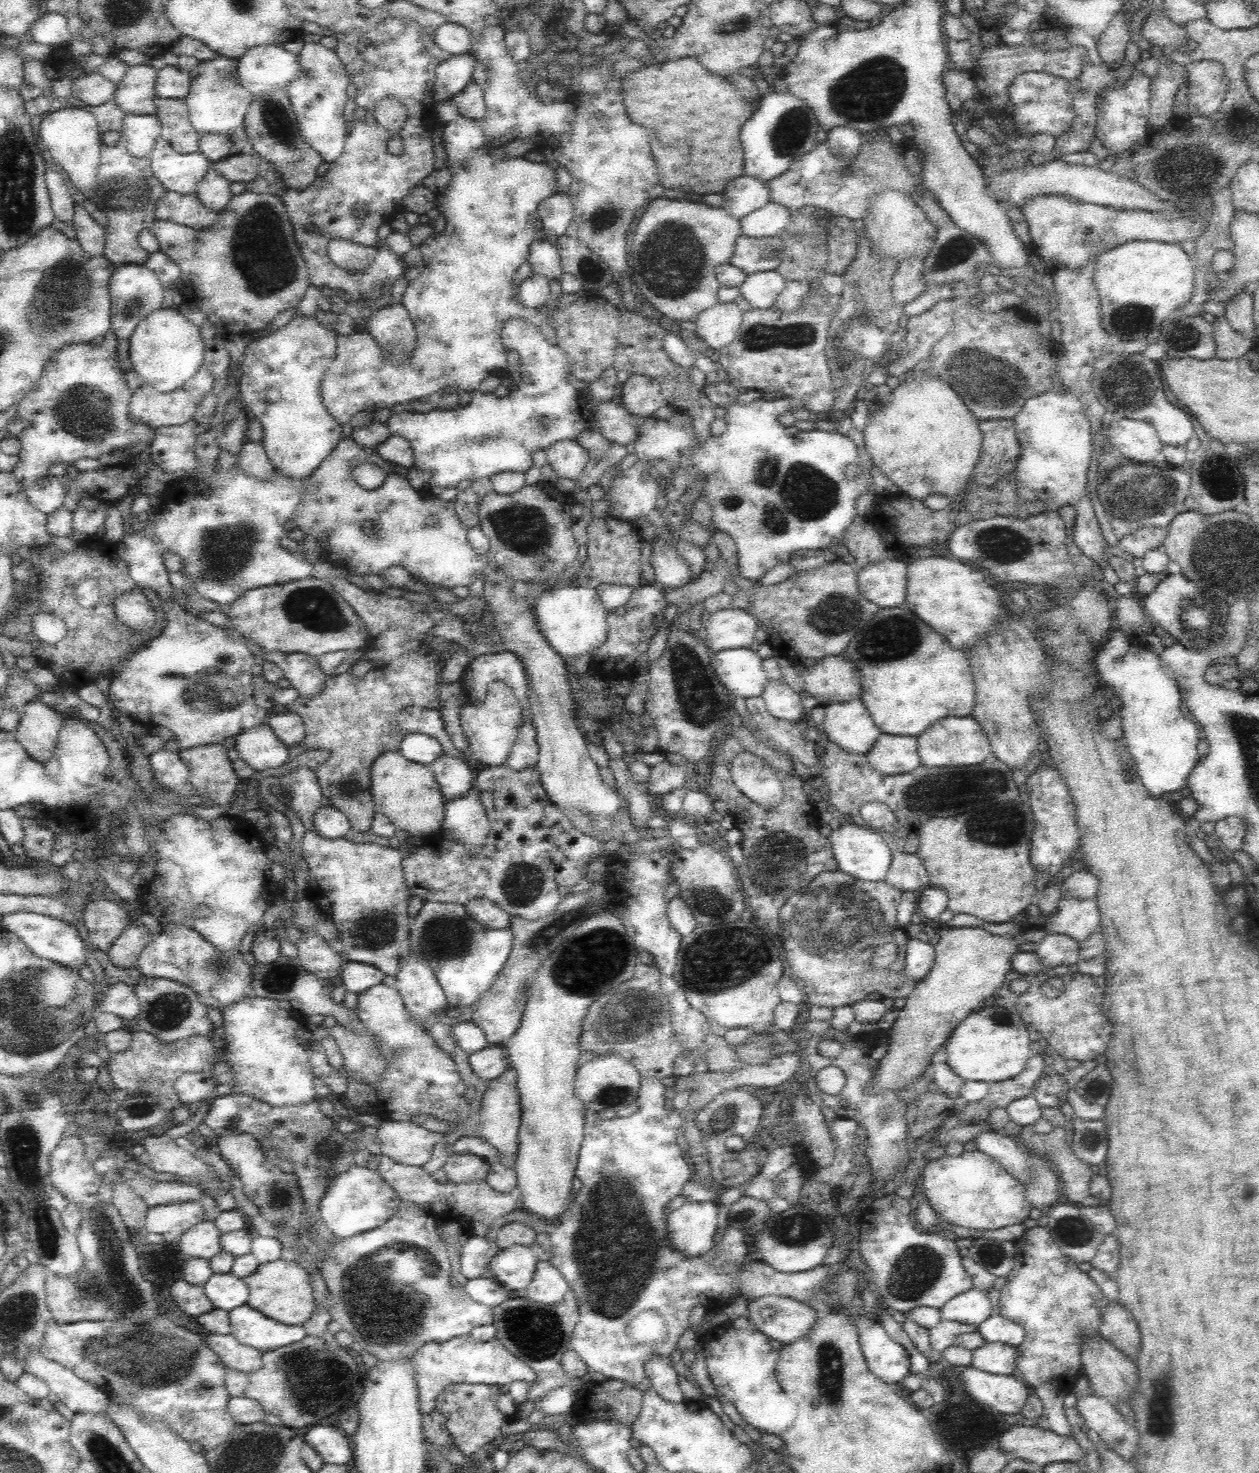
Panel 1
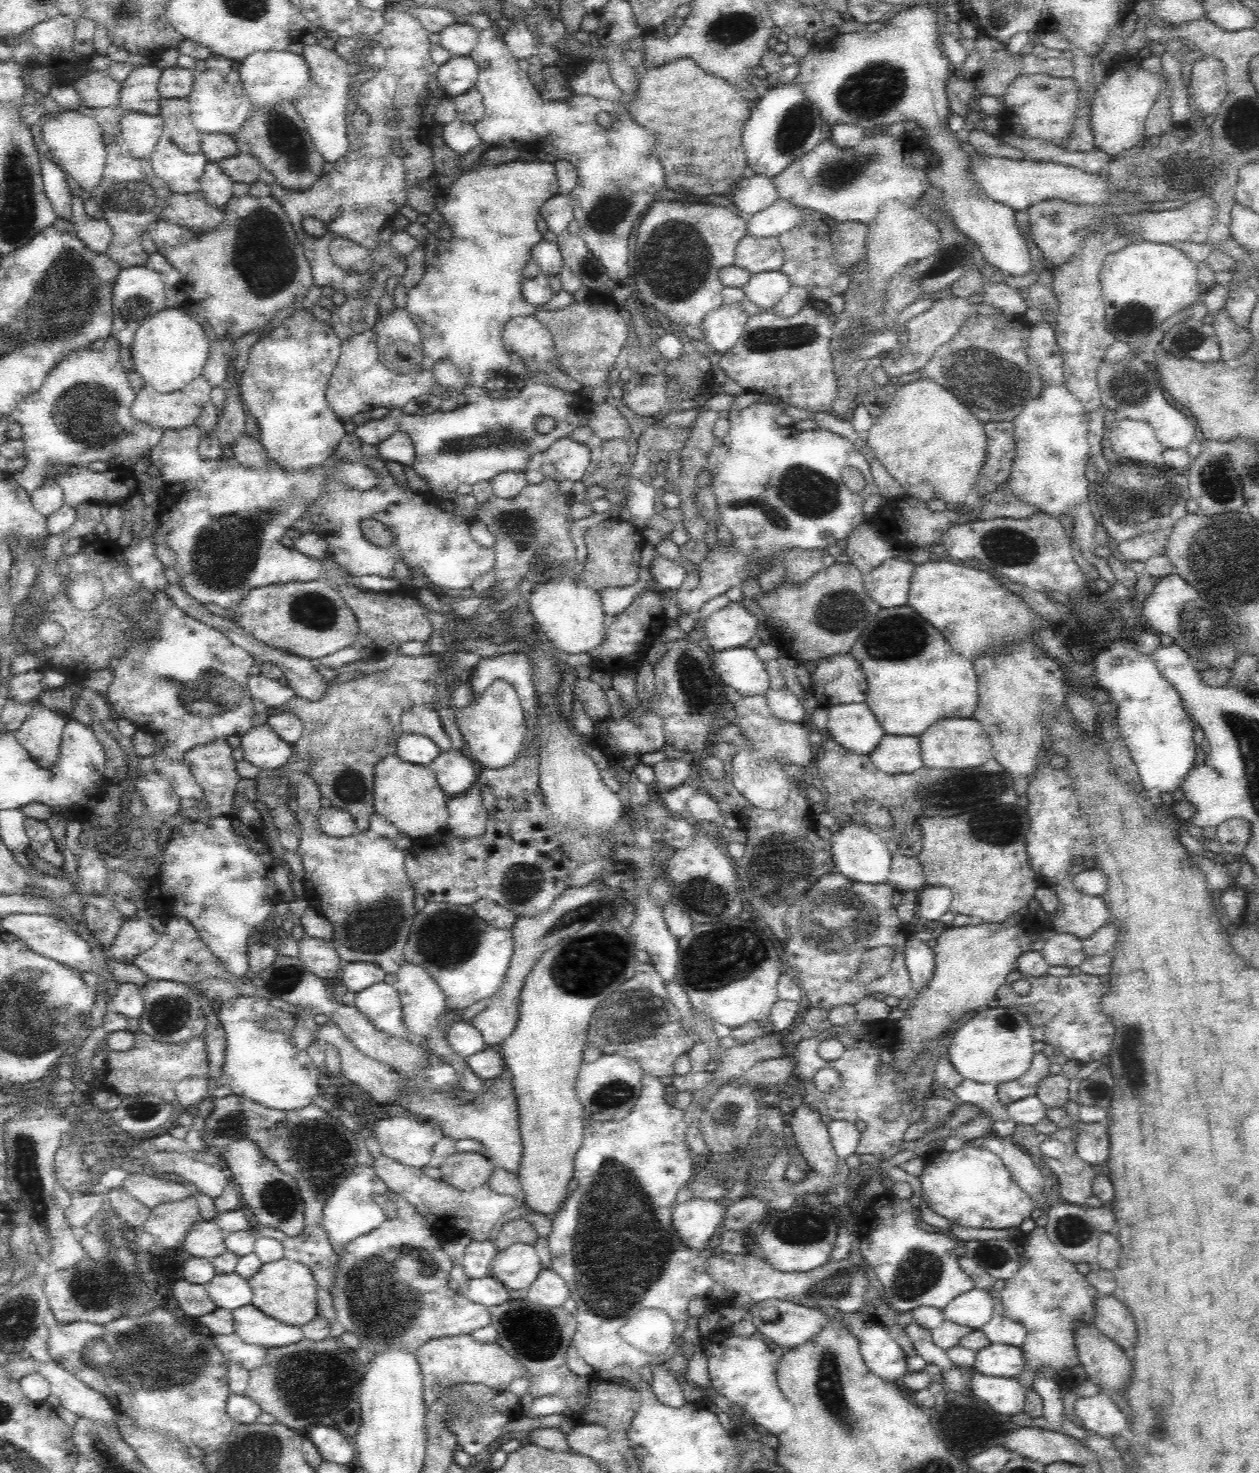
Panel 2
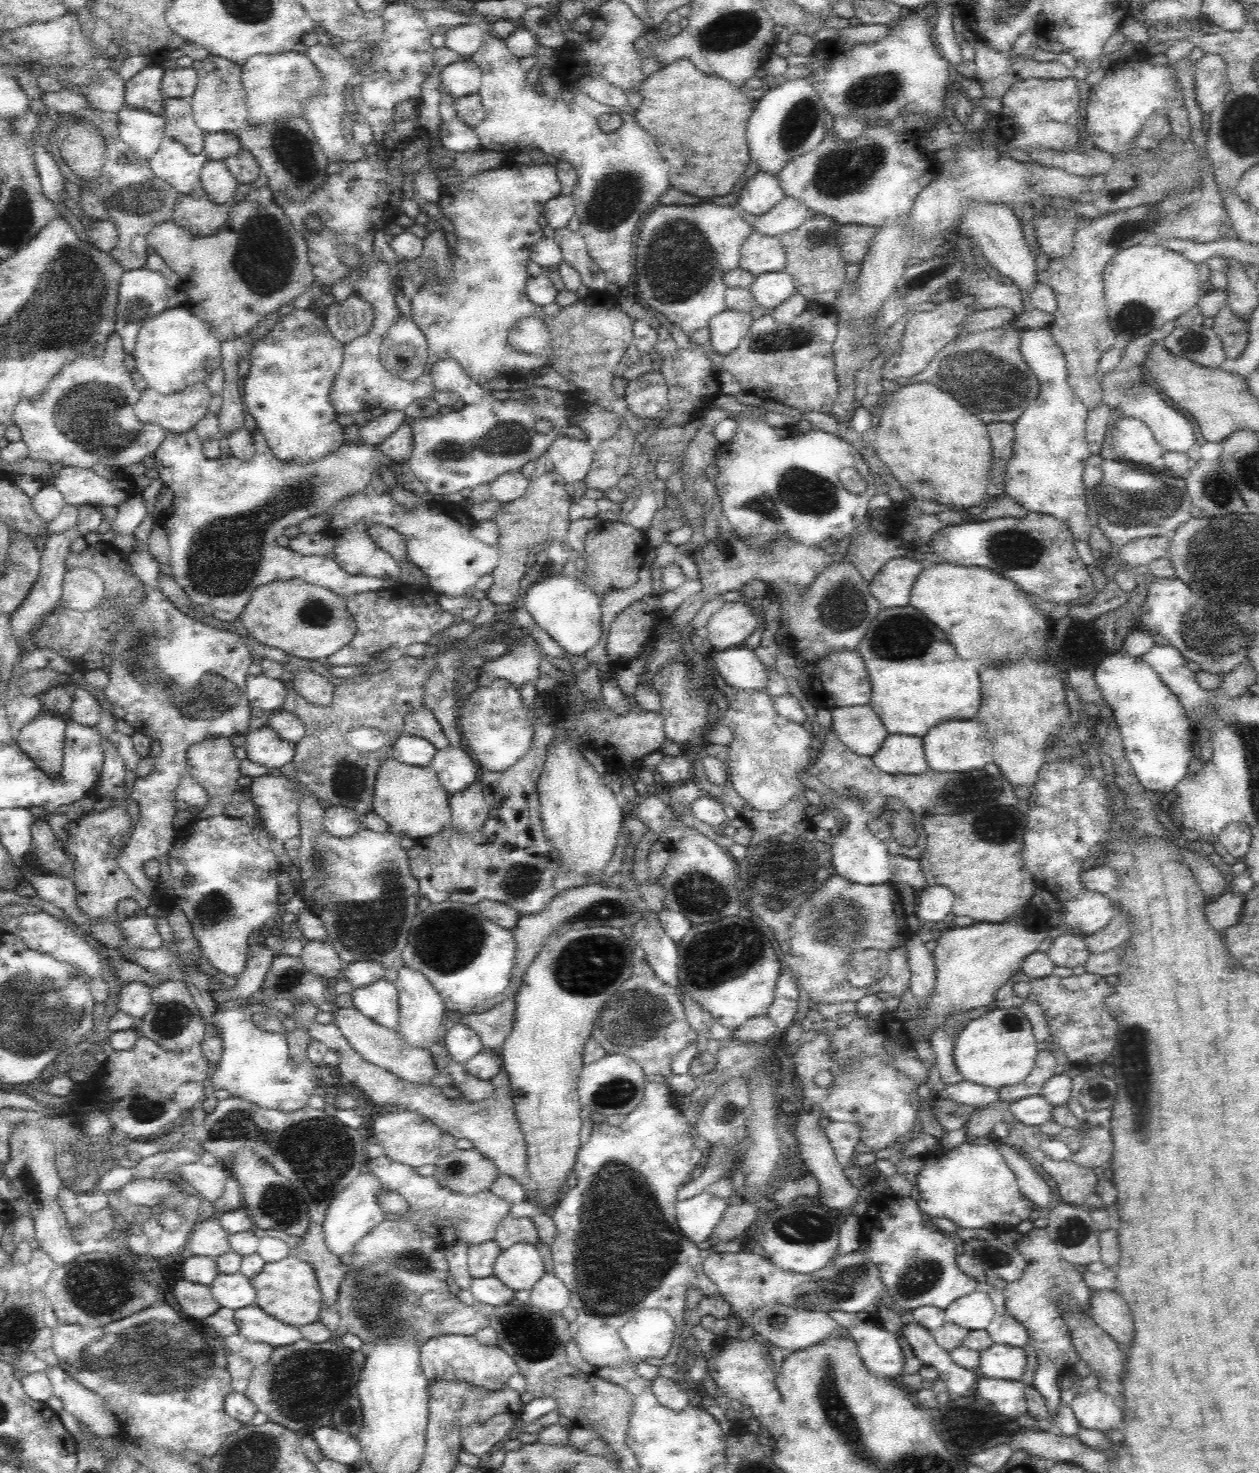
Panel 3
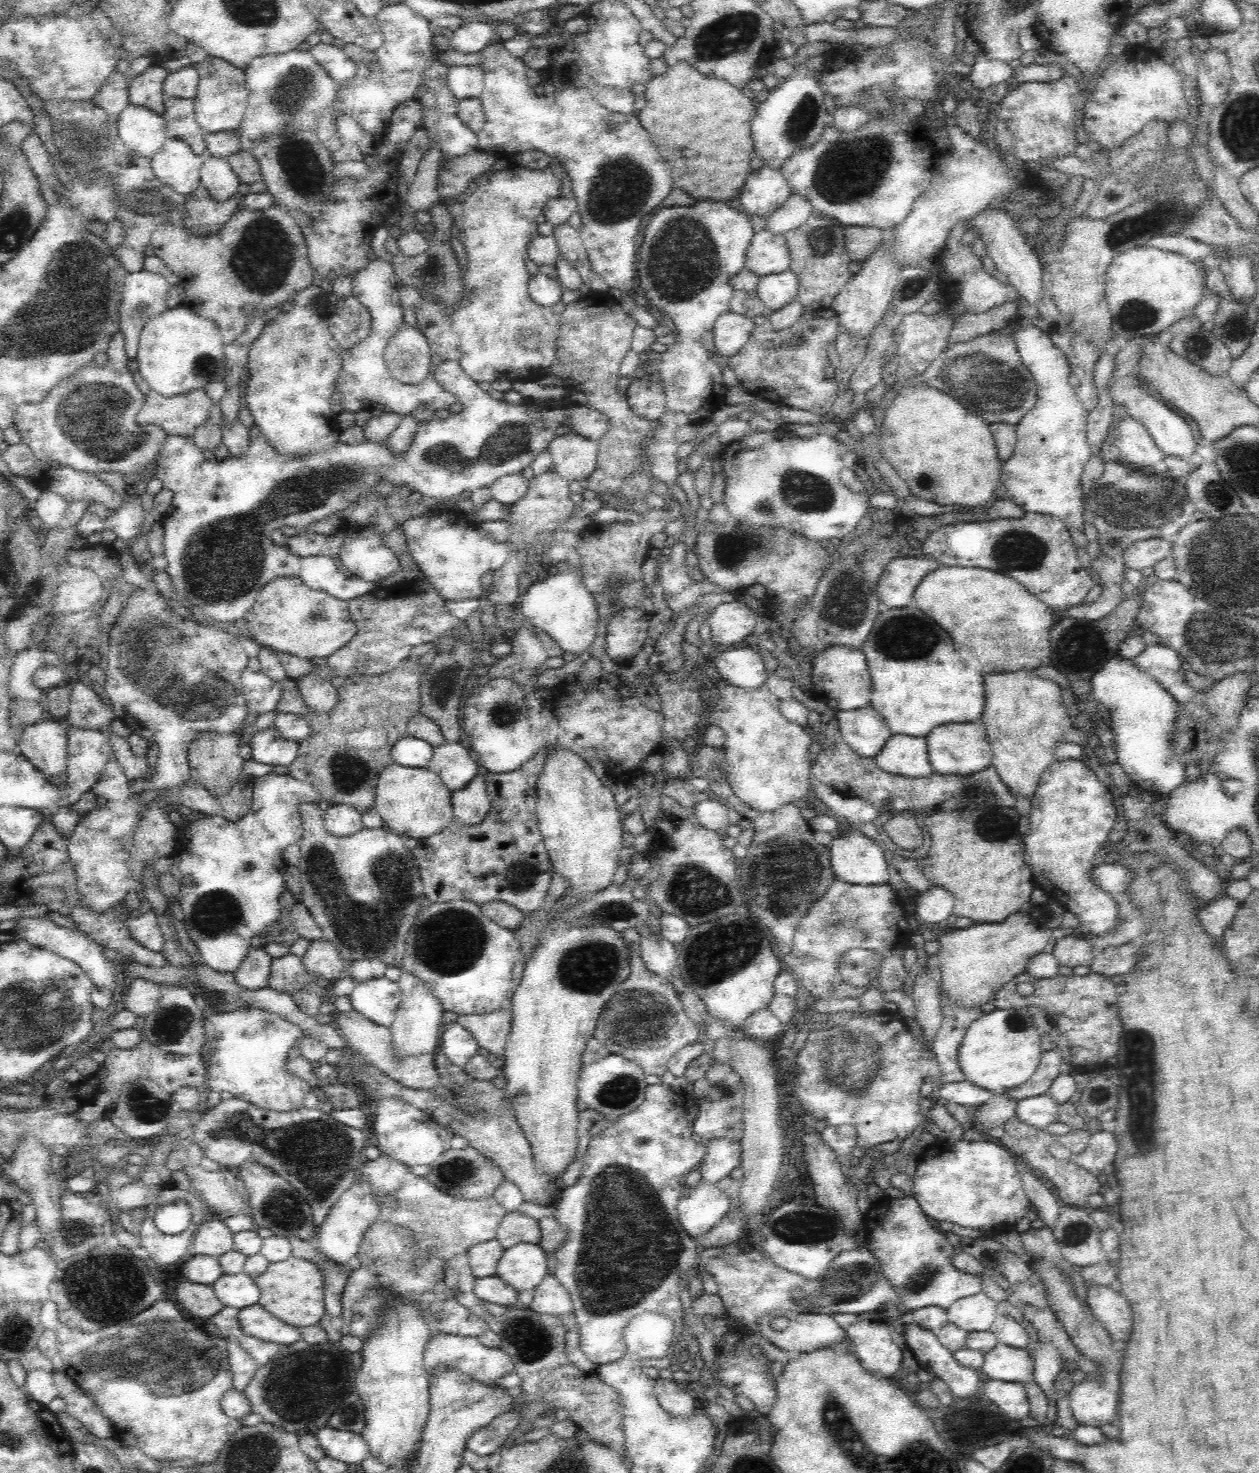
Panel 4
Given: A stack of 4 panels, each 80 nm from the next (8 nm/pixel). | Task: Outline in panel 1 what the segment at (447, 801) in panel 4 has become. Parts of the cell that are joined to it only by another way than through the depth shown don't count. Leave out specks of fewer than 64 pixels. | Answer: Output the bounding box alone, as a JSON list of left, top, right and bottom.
[370,750,448,836]

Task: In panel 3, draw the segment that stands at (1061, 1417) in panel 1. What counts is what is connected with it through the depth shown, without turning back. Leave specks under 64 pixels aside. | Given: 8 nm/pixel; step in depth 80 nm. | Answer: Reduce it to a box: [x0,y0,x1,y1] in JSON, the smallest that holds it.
[1031,1359,1063,1418]

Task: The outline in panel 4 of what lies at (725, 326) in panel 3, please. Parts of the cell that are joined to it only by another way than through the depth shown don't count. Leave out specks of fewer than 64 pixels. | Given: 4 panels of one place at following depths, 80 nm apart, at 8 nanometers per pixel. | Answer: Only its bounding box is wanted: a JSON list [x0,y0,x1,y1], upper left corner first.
[713,311,754,360]

